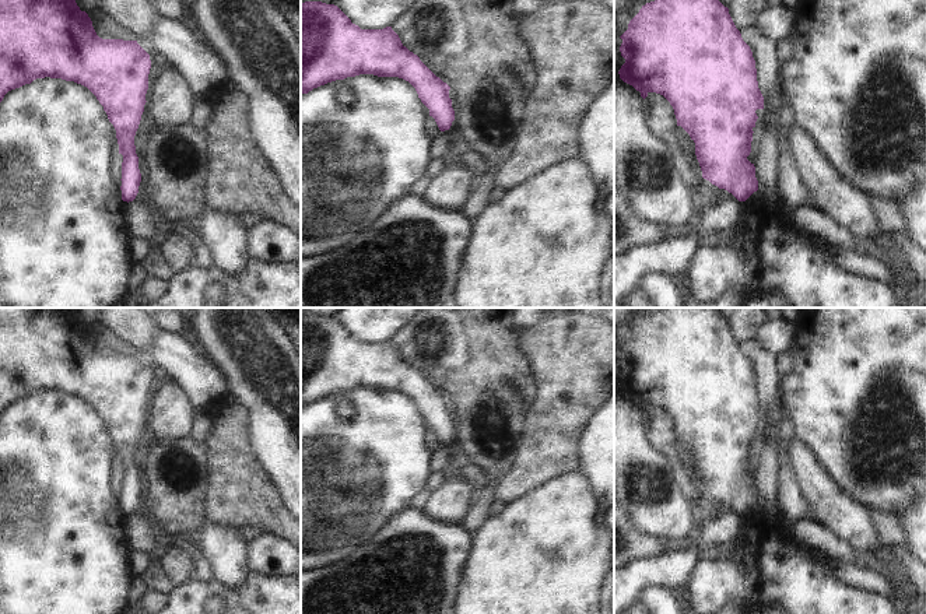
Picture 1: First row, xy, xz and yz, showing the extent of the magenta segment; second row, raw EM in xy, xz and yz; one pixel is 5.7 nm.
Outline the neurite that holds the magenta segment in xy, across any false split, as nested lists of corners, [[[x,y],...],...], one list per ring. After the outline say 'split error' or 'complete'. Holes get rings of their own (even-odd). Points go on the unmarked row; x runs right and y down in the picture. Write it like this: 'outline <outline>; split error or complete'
outline [[[0,308],[0,415],[4,408],[36,392],[62,392],[87,400],[116,443],[122,476],[122,513],[133,515],[141,487],[134,449],[148,403],[150,368],[137,354],[102,352],[71,308]]]; complete

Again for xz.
outline [[[301,316],[301,408],[359,387],[408,394],[439,443],[450,442],[450,400],[401,357],[392,340],[361,343],[334,317]]]; complete

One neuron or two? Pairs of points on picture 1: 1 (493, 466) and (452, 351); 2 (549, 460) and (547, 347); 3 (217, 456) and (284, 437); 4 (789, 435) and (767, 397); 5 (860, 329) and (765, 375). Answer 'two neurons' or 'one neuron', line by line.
1: two neurons
2: one neuron
3: two neurons
4: two neurons
5: two neurons

